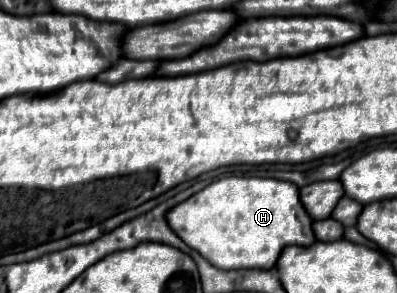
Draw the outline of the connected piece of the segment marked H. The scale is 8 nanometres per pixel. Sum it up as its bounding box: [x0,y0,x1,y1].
[167,176,315,270]

